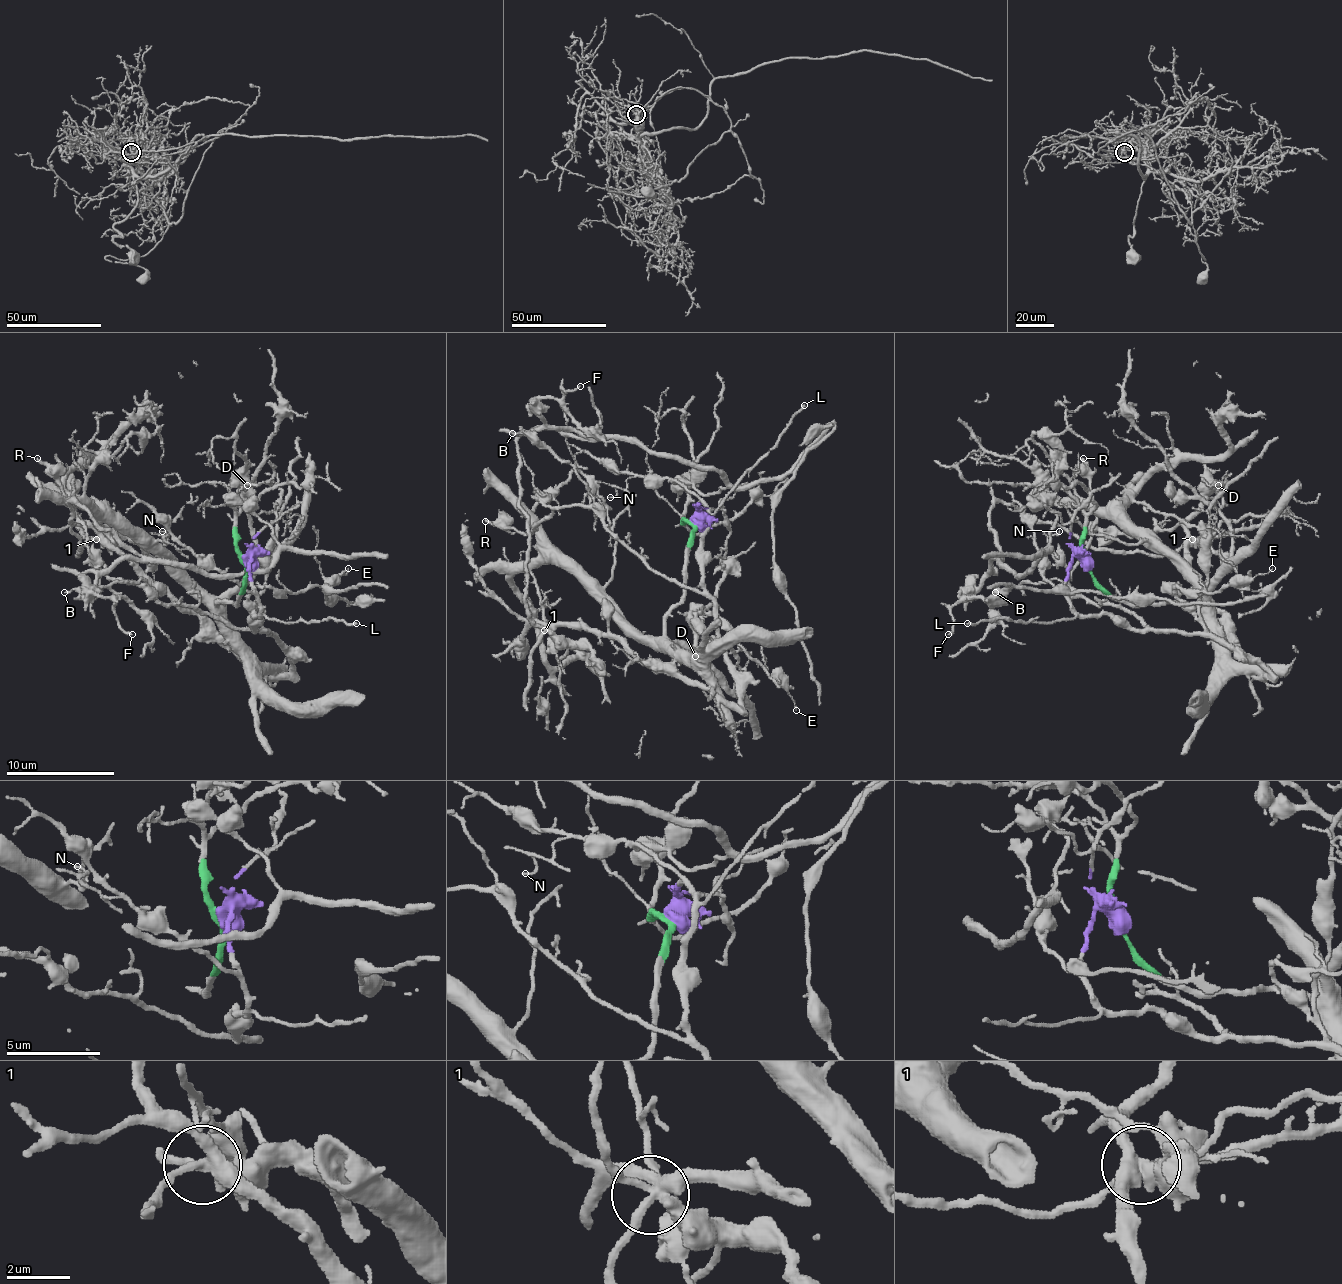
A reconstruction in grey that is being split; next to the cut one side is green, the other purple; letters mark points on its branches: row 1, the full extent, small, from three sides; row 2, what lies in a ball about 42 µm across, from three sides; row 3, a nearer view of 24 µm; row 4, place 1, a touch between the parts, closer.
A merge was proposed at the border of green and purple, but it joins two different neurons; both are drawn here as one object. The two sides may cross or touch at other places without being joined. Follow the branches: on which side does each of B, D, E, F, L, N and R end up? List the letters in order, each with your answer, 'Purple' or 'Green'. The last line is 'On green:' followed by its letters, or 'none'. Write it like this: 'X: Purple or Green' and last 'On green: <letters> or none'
B: Purple
D: Green
E: Purple
F: Green
L: Purple
N: Purple
R: Purple
On green: D, F

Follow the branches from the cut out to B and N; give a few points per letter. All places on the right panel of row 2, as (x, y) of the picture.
B: (1085, 563), (1072, 560), (1064, 588), (1080, 615), (1151, 628), (1058, 579), (996, 593)
N: (1085, 563), (1075, 558), (1069, 579), (1058, 590), (1039, 571), (1039, 550), (1047, 550), (1047, 539), (1058, 531)

